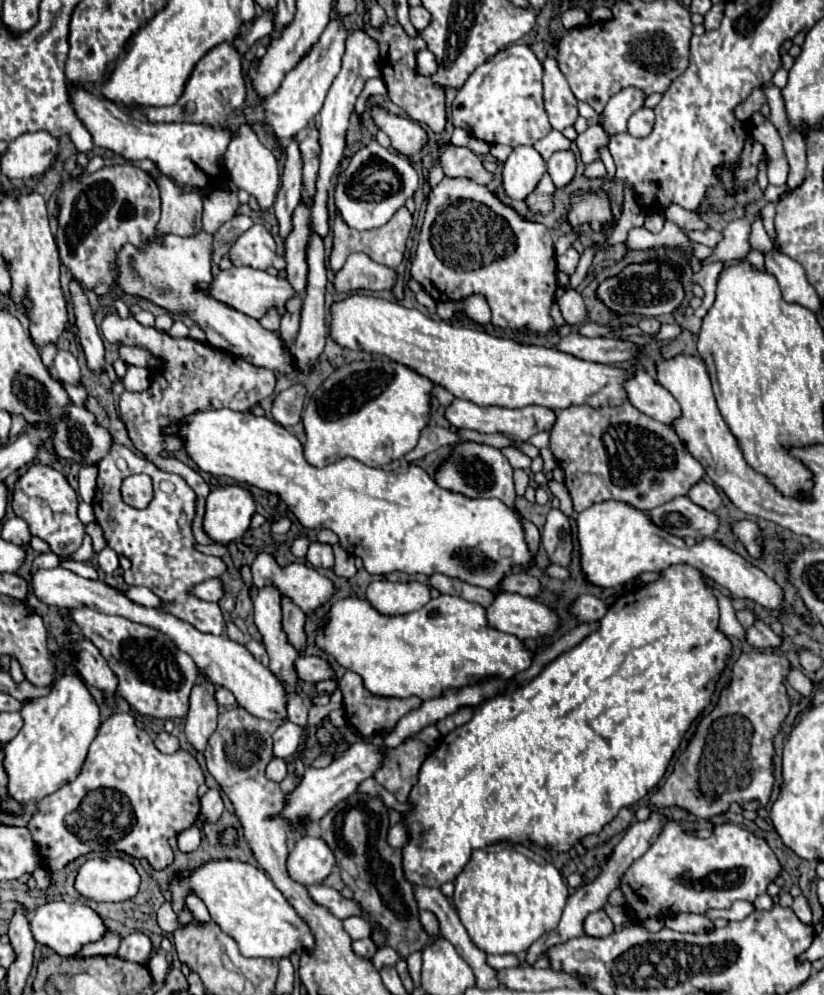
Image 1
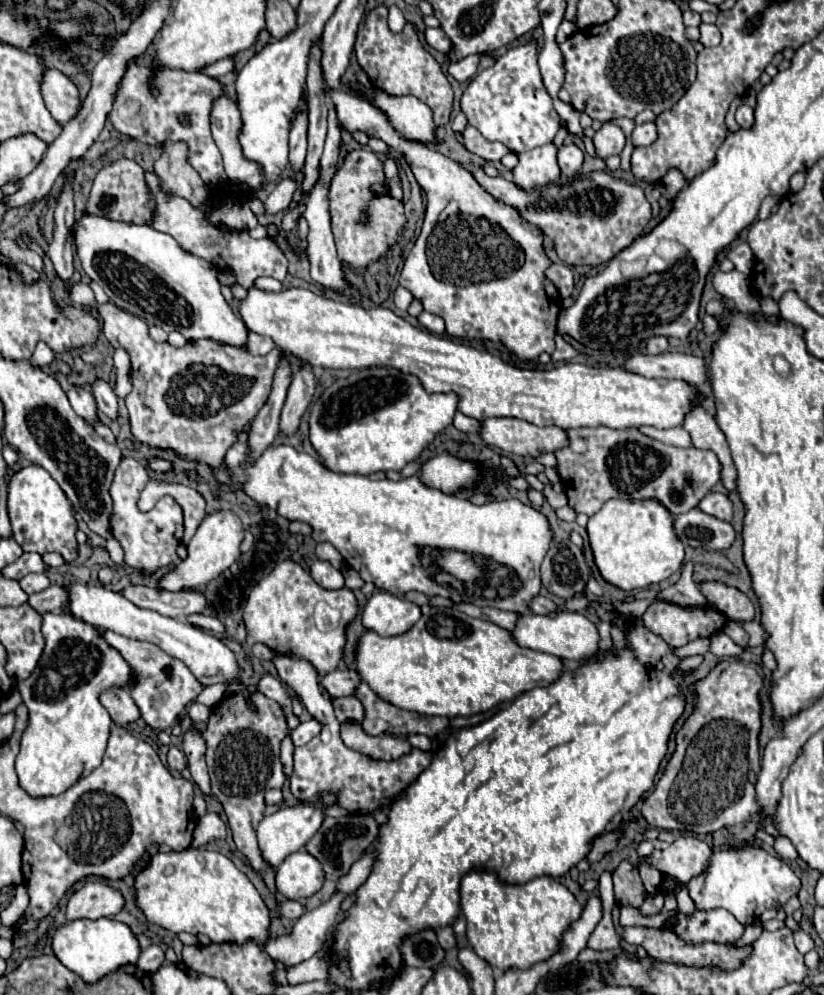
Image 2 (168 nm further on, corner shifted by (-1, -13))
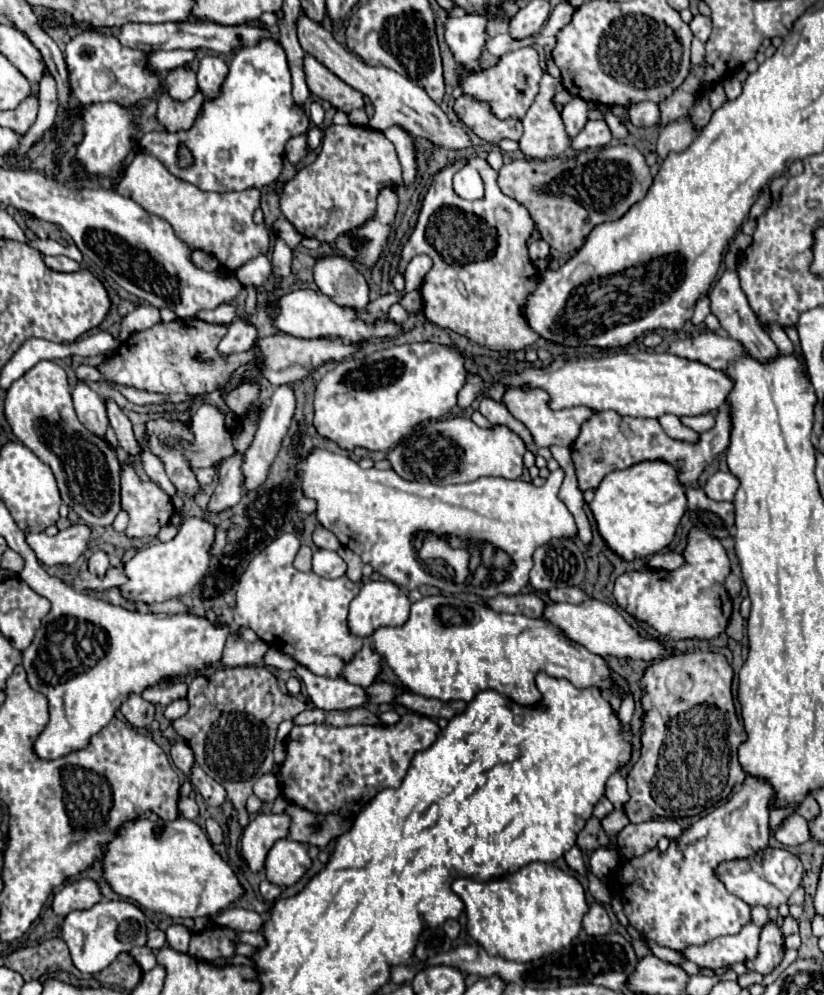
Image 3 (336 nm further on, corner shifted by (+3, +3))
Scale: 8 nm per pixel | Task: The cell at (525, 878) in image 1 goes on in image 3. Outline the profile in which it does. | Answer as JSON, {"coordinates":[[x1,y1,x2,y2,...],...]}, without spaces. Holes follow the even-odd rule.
{"coordinates":[[544,862,526,864,514,874,508,874,498,880,488,880,488,882,458,878,452,888,464,902,466,916,468,916,468,934,490,956,500,956,514,962,532,962,568,946,582,930,582,918,588,912,582,884,574,876,556,868,554,864,544,864]]}

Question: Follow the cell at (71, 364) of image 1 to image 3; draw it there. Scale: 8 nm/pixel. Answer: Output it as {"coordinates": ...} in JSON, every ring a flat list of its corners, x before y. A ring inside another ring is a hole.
{"coordinates":[[78,384,72,392,72,398,74,398,74,408,76,408,80,422,92,434,104,438,110,422,108,422,106,406,104,406,102,398,94,390,90,390,86,384]]}

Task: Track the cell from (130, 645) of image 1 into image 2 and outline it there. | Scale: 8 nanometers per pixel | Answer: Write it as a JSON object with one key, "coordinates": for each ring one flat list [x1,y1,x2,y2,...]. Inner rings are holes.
{"coordinates":[[104,630,102,638,116,648,122,658,128,662,130,670,132,670,132,684,130,684,130,696,136,702,142,720,158,730,168,730,172,728,172,724,178,722,178,716,182,714,182,710,196,700,196,696,202,692,202,684,192,676,192,672,188,672,186,664,168,656,164,650,156,648,156,644,150,642,140,642,140,640,132,640,126,636,120,636,116,632]]}

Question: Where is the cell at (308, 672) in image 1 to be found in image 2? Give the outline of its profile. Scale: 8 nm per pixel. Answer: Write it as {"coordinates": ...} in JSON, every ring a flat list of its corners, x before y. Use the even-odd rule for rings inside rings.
{"coordinates":[[334,670,320,678,320,686,334,698,338,696,350,696,352,688,360,682,356,670]]}

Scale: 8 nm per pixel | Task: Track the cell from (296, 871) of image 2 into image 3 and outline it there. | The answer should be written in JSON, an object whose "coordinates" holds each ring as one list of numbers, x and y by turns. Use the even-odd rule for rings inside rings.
{"coordinates":[[278,840,266,856,266,878,276,886,296,884,310,868,312,860,304,844,296,840]]}

